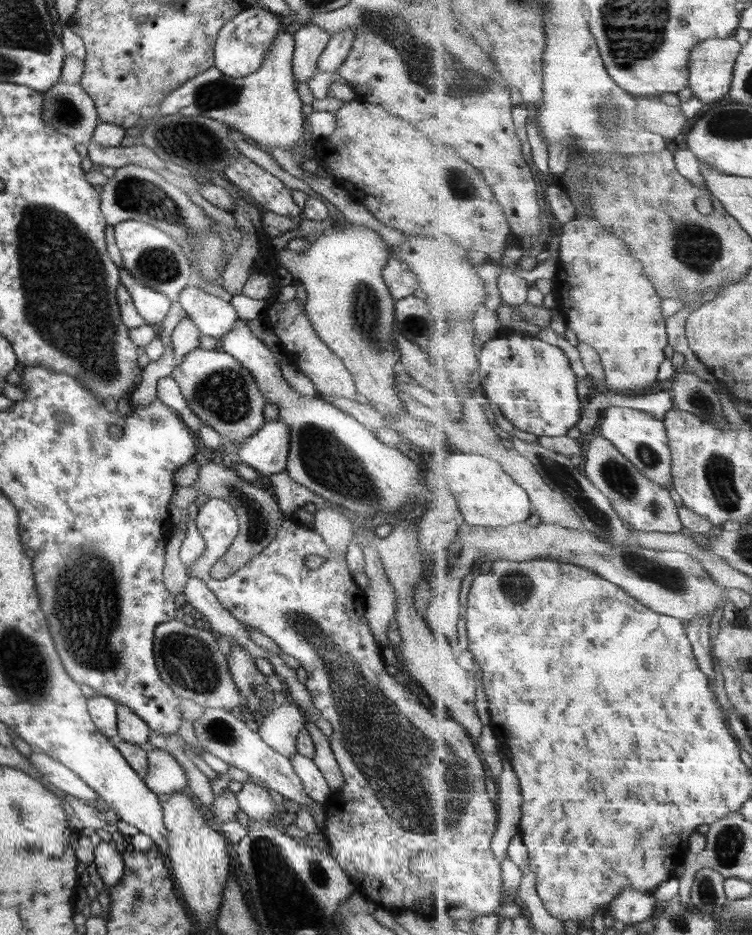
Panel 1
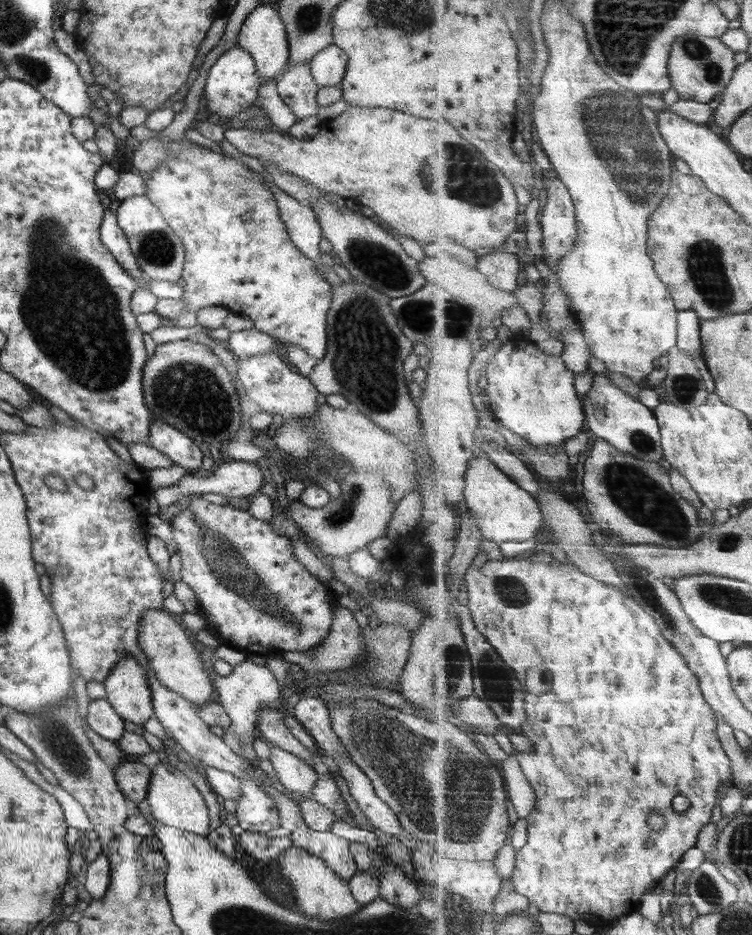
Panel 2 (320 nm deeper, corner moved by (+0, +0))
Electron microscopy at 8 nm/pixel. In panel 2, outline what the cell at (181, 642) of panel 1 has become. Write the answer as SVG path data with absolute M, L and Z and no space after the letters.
M149 609L140 614L137 623L137 646L140 648L151 673L157 678L157 682L163 685L169 692L177 694L184 700L193 704L207 703L210 694L213 692L209 677L203 673L201 667L202 659L206 659L192 635L182 626L175 623L167 612L157 609Z

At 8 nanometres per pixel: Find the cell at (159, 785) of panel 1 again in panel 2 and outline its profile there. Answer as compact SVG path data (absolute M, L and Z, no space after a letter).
M124 760L114 770L114 779L119 789L129 802L139 805L147 796L150 769L139 762Z

